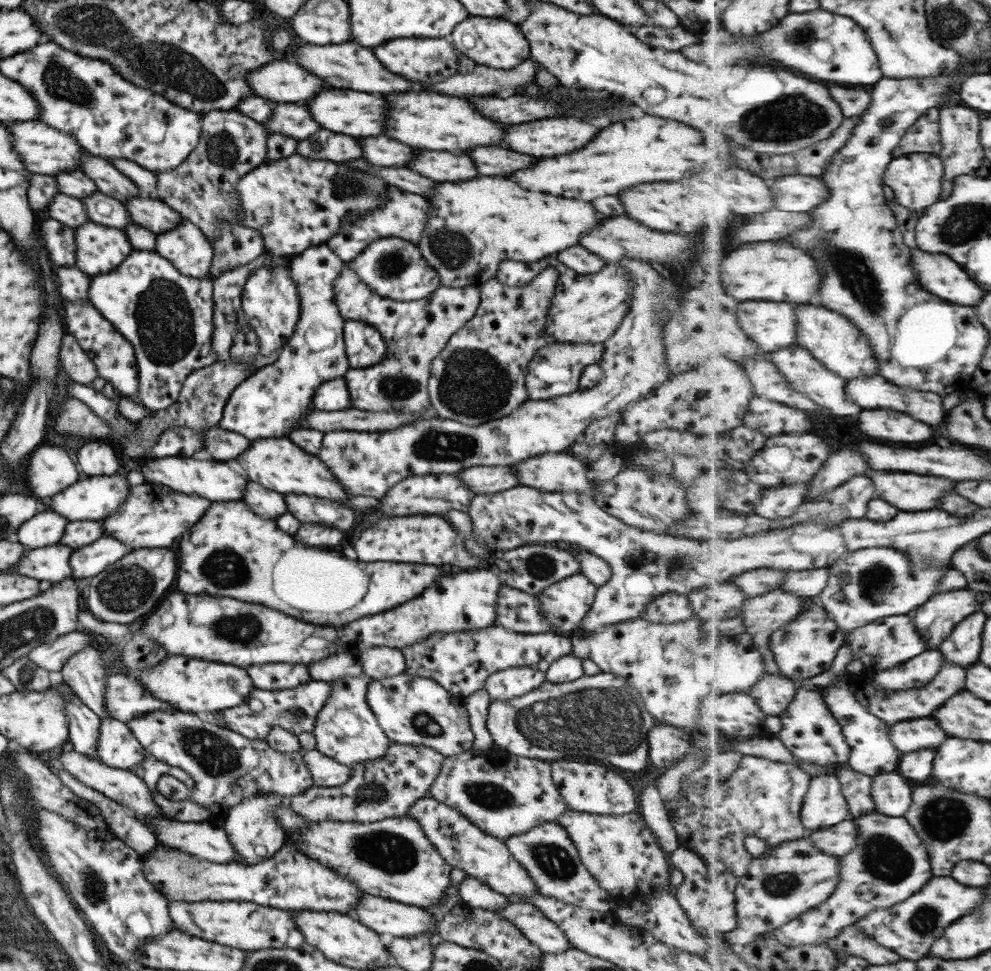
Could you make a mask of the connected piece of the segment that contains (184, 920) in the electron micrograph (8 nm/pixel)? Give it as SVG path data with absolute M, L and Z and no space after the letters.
M169 901L170 920L174 929L240 950L266 948L300 948L306 939L296 926L292 911L246 901Z

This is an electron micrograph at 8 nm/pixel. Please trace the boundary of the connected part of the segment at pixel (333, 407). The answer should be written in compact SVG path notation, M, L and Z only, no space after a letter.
M344 377L324 382L312 398L314 408L326 412L352 409L350 404L350 393Z

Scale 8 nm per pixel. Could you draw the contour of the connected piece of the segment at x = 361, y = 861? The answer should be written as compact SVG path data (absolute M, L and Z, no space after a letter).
M288 800L280 804L276 810L278 823L282 825L286 836L298 831L298 838L294 840L299 851L308 858L318 860L323 866L346 875L350 882L354 881L358 889L372 896L386 898L394 902L430 908L442 904L446 898L446 890L450 886L450 874L453 867L439 856L436 848L430 843L422 831L422 825L410 815L403 817L385 818L384 820L371 823L360 822L304 822L302 816L298 816Z

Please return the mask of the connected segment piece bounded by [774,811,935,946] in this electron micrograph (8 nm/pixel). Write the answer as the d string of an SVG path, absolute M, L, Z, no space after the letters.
M872 812L854 818L860 825L860 842L851 854L841 858L842 882L829 901L774 932L788 946L824 944L842 934L848 926L856 925L874 910L888 910L918 894L935 877L928 843L908 817Z

